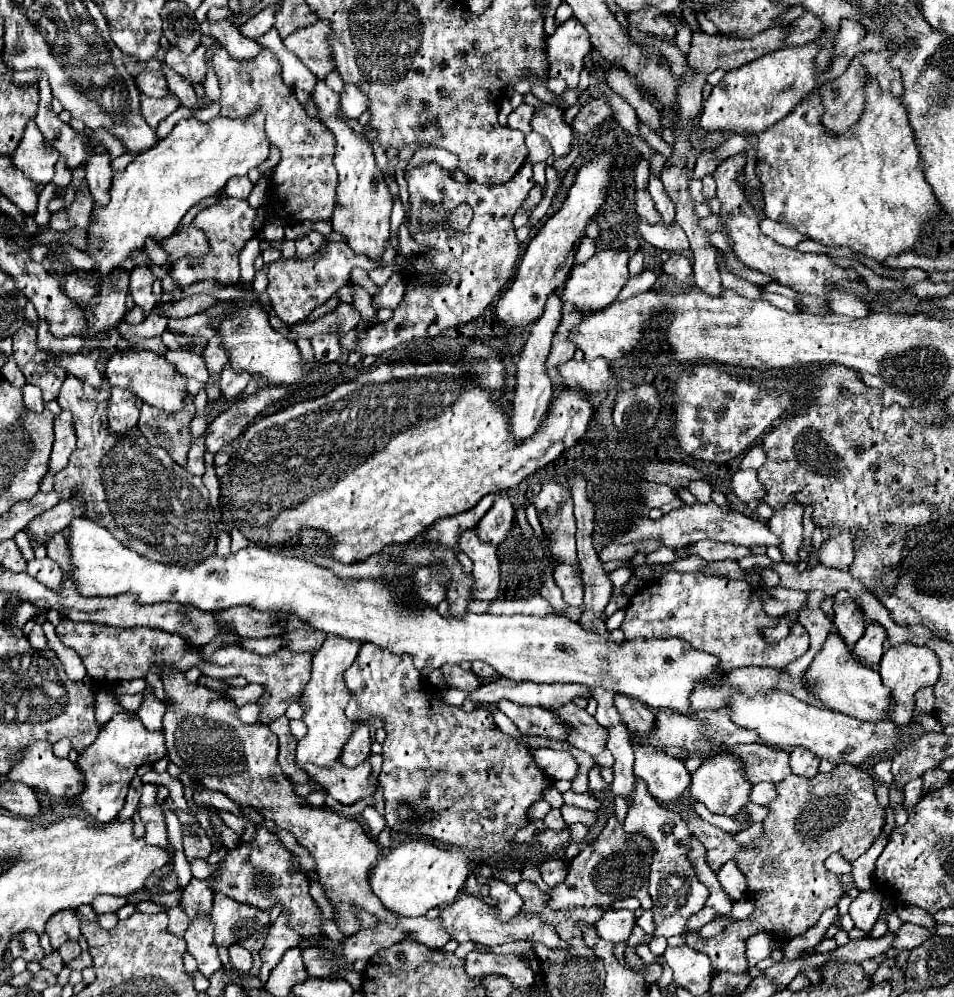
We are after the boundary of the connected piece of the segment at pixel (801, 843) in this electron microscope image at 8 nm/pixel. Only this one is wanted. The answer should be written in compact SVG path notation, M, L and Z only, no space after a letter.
M837 765L831 773L817 773L811 779L789 775L785 781L777 783L777 793L775 801L767 805L769 815L763 821L765 835L747 847L737 845L731 833L699 817L687 823L689 831L705 845L707 861L713 871L729 859L737 861L757 905L749 919L729 925L715 937L703 939L697 931L685 933L687 945L705 953L715 971L745 973L745 939L753 933L765 931L775 937L793 939L813 927L821 913L837 905L845 895L841 875L829 871L825 859L831 853L839 853L849 863L855 863L871 847L885 823L885 809L877 801L871 775L853 765Z

